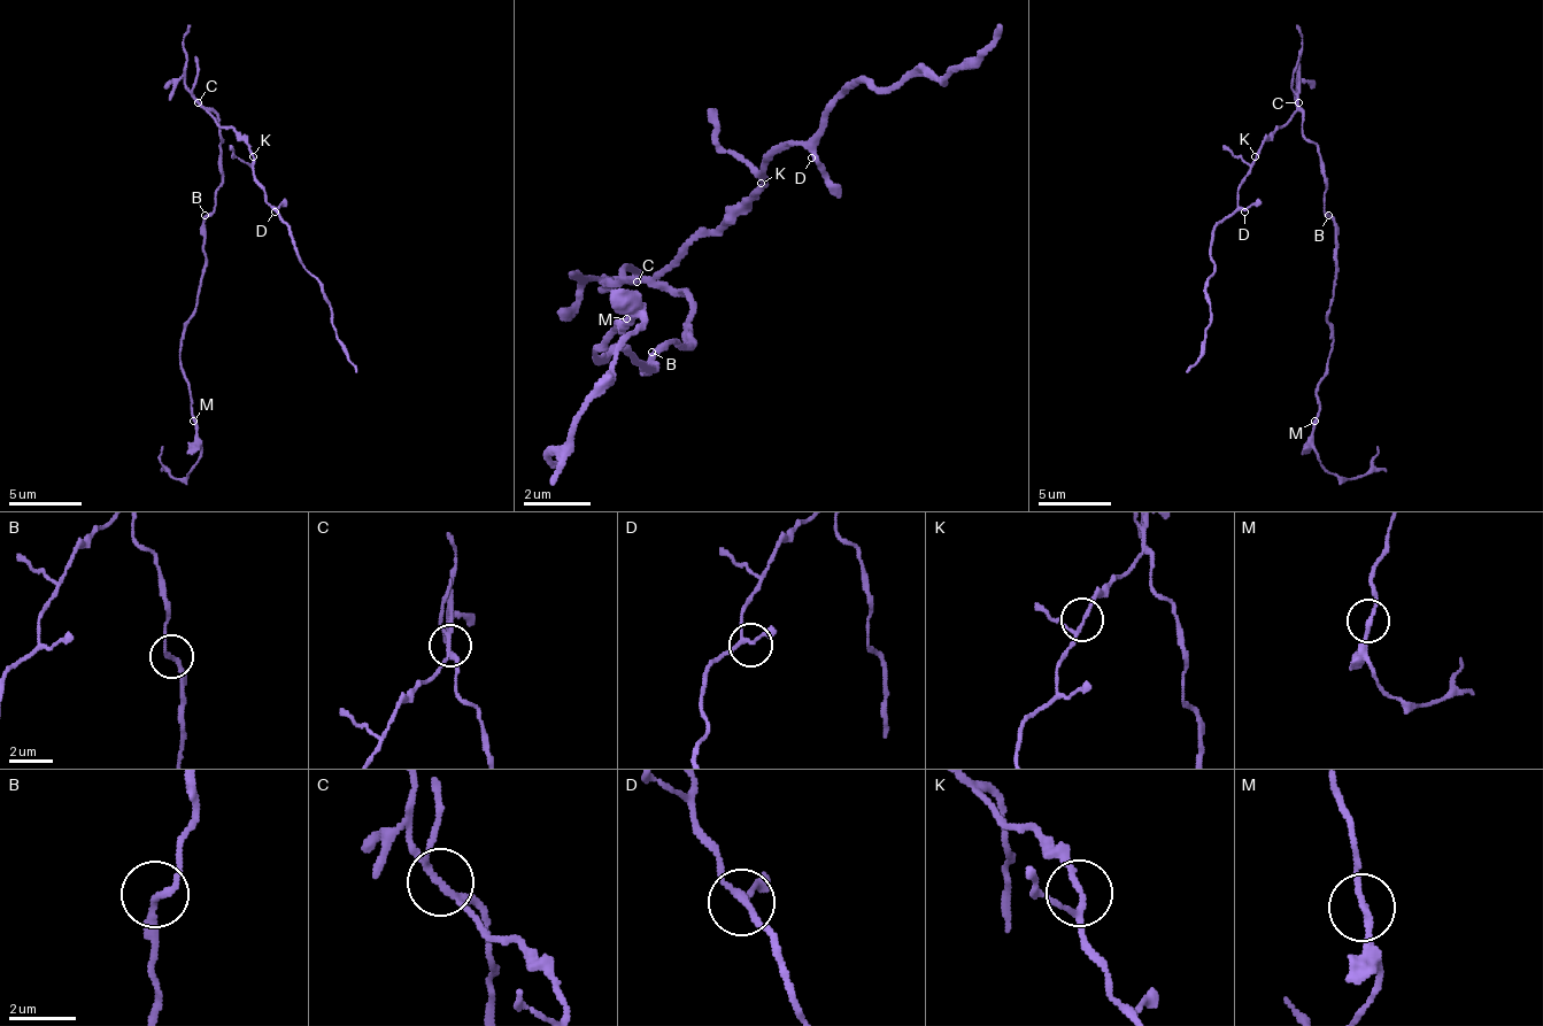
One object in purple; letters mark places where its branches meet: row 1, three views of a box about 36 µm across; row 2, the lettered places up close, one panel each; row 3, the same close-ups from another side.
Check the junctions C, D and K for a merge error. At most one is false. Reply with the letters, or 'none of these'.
C

